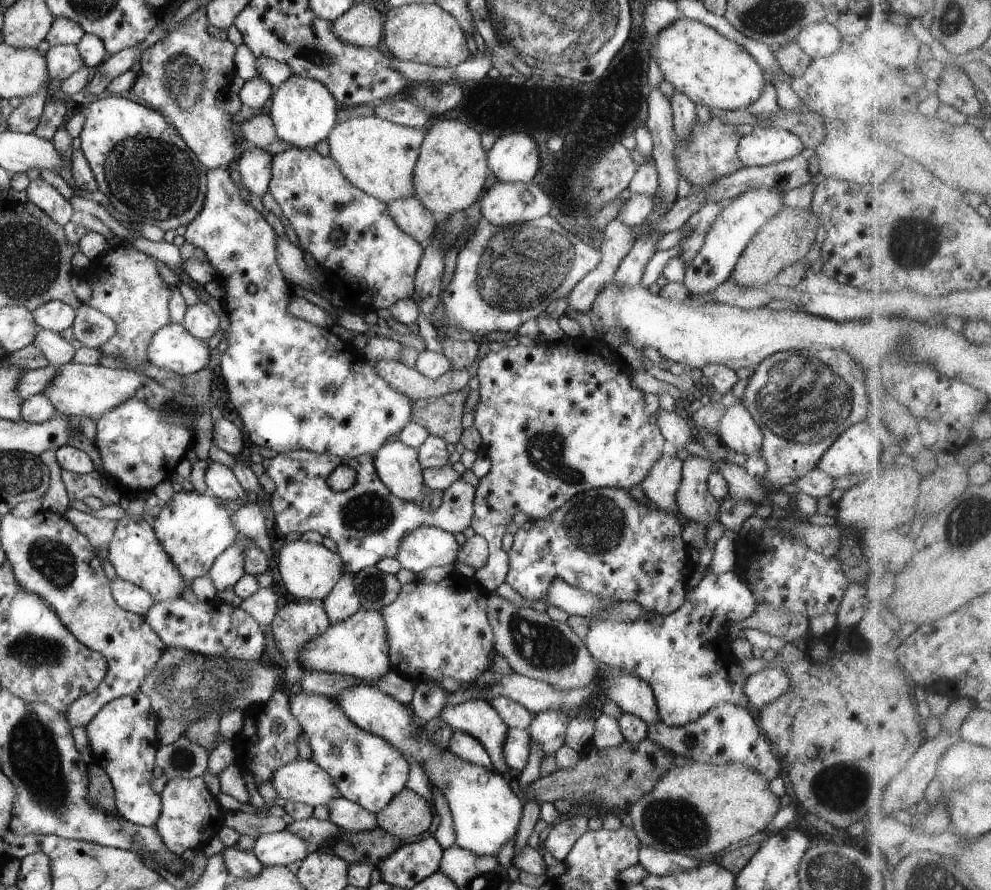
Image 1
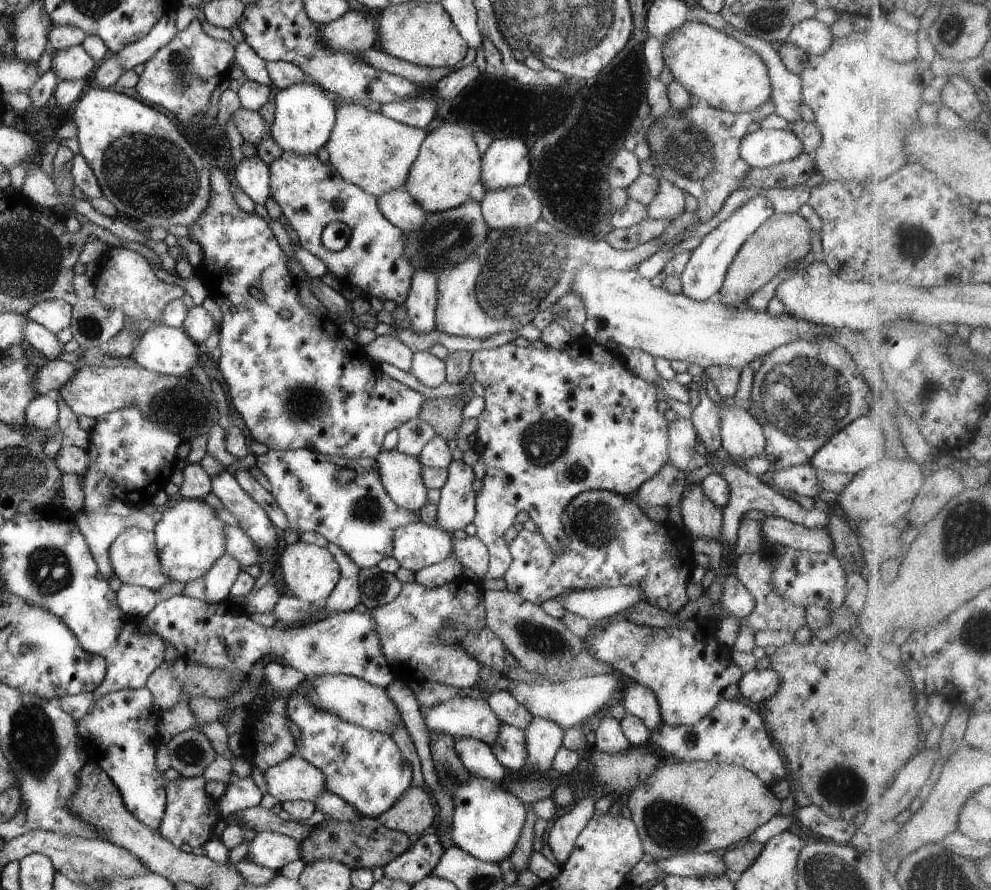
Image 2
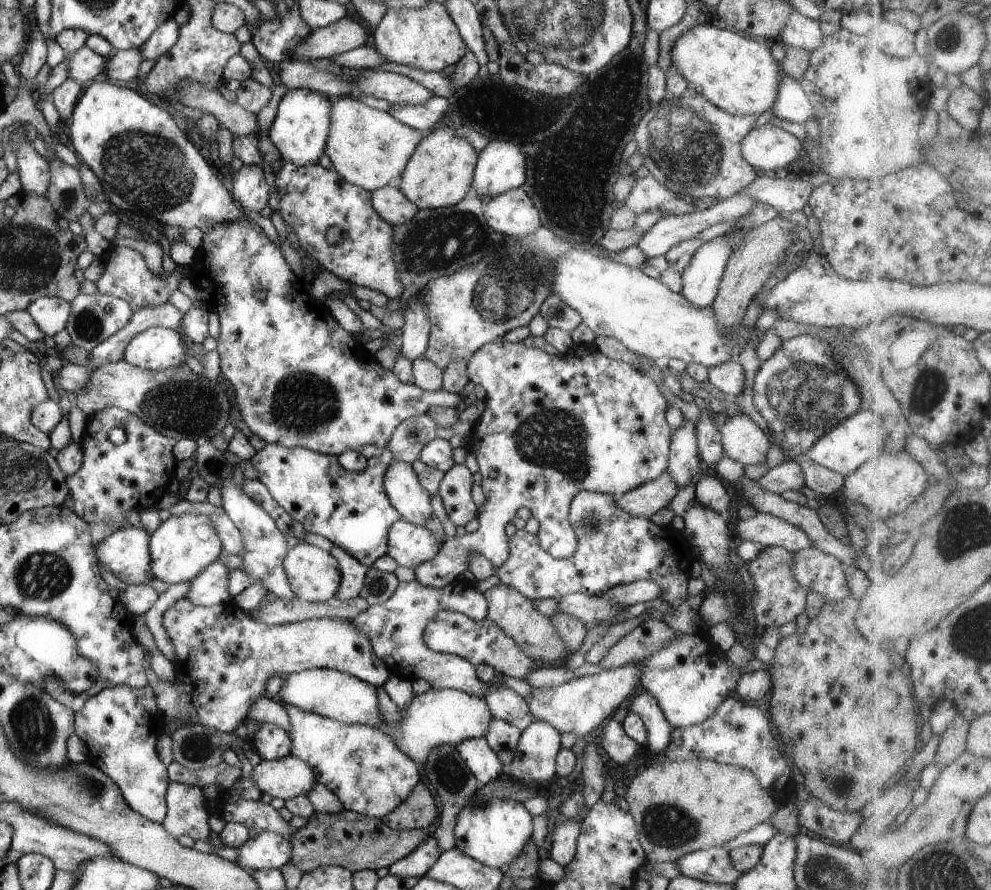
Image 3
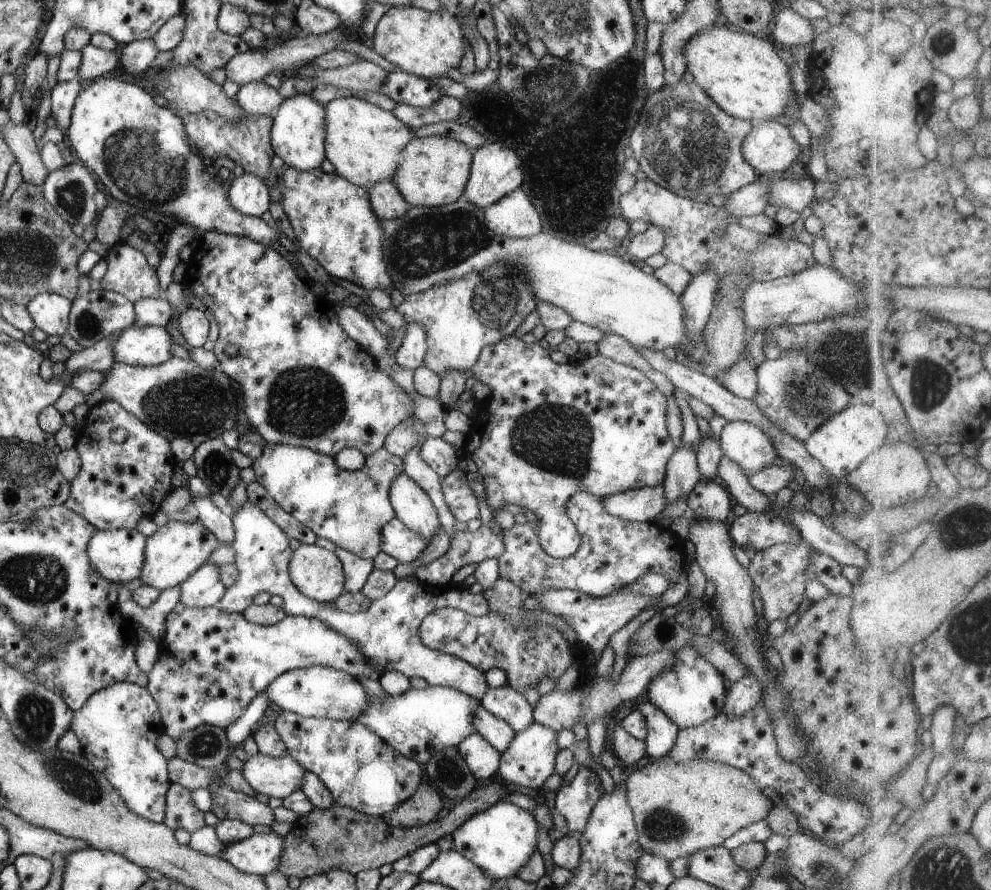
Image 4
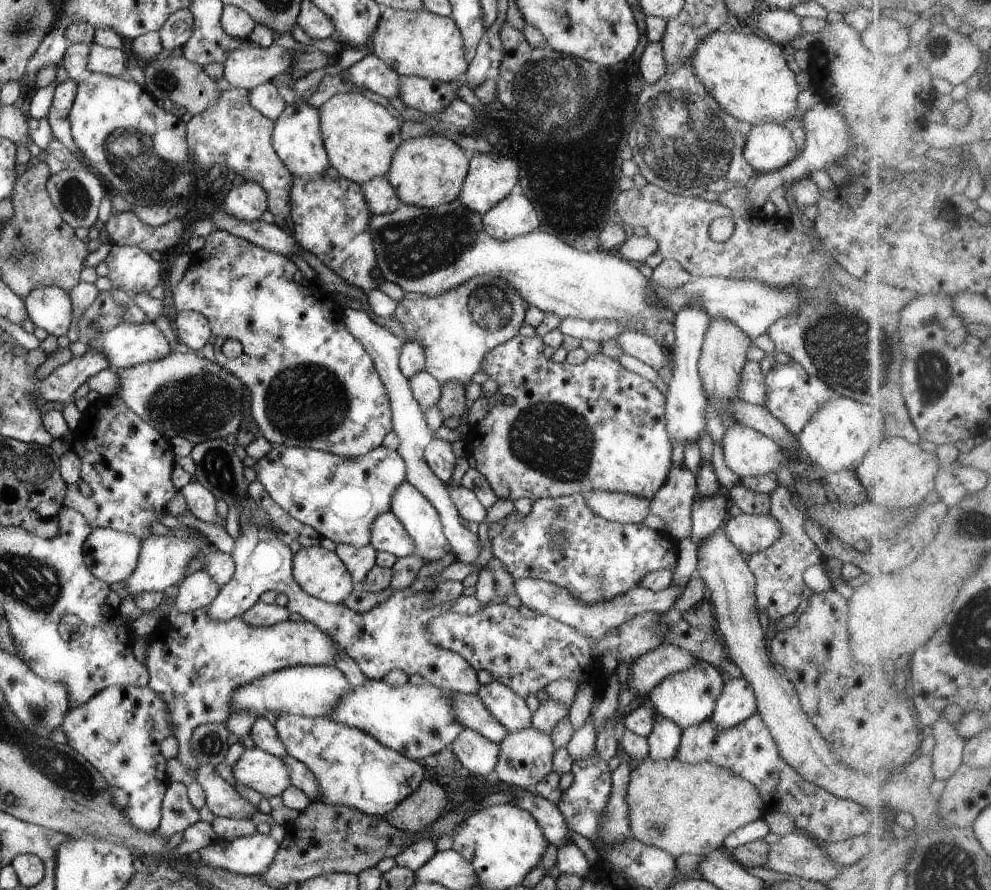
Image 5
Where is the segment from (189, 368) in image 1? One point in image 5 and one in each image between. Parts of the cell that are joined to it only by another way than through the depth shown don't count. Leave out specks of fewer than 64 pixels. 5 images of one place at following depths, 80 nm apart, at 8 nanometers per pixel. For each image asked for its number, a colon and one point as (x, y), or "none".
2: (166, 350)
3: (157, 348)
4: (143, 346)
5: (126, 345)

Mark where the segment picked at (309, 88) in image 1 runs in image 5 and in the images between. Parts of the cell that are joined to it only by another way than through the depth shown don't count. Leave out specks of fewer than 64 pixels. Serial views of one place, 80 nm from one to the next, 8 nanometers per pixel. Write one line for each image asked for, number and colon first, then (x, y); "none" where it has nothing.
2: (302, 116)
3: (302, 120)
4: (298, 131)
5: (296, 137)

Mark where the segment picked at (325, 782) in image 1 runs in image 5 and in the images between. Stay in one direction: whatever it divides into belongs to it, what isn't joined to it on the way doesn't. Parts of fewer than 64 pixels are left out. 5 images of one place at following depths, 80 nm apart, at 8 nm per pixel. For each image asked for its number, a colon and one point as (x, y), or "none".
2: (294, 779)
3: (290, 777)
4: (276, 777)
5: (269, 775)

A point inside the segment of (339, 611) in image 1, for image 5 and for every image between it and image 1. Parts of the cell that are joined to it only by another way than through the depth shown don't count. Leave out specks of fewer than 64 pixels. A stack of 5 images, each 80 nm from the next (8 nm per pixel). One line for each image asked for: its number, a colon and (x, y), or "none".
2: (344, 598)
3: (353, 573)
4: (356, 569)
5: (358, 561)

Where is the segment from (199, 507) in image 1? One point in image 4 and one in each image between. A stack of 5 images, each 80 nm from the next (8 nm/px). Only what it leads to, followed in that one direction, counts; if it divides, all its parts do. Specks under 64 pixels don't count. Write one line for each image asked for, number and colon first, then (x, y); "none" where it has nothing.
2: (190, 536)
3: (185, 544)
4: (174, 552)

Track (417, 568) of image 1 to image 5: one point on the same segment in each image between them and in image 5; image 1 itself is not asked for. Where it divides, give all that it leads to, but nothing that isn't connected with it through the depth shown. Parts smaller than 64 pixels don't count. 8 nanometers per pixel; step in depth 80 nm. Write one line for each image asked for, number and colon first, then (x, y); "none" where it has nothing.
2: (417, 545)
3: (409, 544)
4: (397, 540)
5: (388, 535)

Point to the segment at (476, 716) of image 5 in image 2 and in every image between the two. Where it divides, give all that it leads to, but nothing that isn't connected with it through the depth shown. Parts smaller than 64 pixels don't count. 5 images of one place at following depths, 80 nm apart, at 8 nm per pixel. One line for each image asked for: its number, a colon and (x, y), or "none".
2: (509, 747)
3: (503, 737)
4: (499, 734)

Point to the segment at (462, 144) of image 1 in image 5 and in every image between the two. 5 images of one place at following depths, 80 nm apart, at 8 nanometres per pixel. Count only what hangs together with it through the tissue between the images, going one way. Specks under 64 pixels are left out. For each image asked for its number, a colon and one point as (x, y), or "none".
2: (447, 170)
3: (439, 174)
4: (433, 172)
5: (428, 171)

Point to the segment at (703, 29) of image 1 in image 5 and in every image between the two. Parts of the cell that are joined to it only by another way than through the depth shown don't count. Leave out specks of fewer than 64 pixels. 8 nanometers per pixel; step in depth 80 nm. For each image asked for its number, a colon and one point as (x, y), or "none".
2: (721, 72)
3: (736, 73)
4: (742, 73)
5: (747, 74)

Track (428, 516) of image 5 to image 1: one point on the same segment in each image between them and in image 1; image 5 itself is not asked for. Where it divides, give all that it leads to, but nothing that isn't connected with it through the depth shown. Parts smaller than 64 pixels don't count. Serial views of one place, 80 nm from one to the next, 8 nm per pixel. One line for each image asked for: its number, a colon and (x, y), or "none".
1: (397, 464)
2: (400, 473)
3: (409, 497)
4: (411, 503)

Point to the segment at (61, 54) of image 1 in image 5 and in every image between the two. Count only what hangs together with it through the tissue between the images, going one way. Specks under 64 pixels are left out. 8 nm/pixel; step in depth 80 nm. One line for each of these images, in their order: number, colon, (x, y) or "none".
2: (73, 63)
3: (84, 65)
4: (95, 63)
5: (113, 62)

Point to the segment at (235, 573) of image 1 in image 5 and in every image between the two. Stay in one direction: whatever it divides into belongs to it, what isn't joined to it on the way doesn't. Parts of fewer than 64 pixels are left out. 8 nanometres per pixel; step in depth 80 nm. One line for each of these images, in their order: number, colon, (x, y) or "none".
2: (218, 580)
3: (211, 587)
4: (204, 588)
5: (198, 590)

